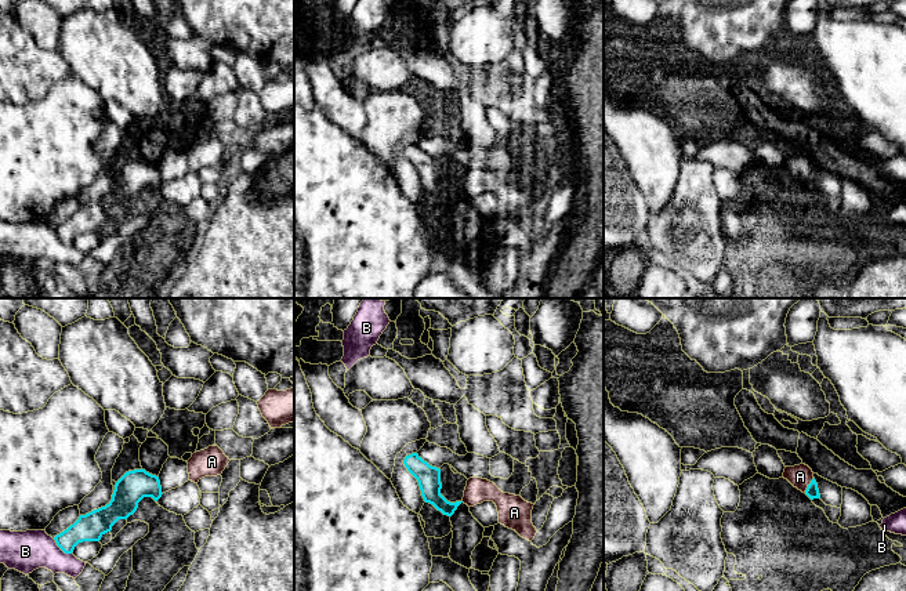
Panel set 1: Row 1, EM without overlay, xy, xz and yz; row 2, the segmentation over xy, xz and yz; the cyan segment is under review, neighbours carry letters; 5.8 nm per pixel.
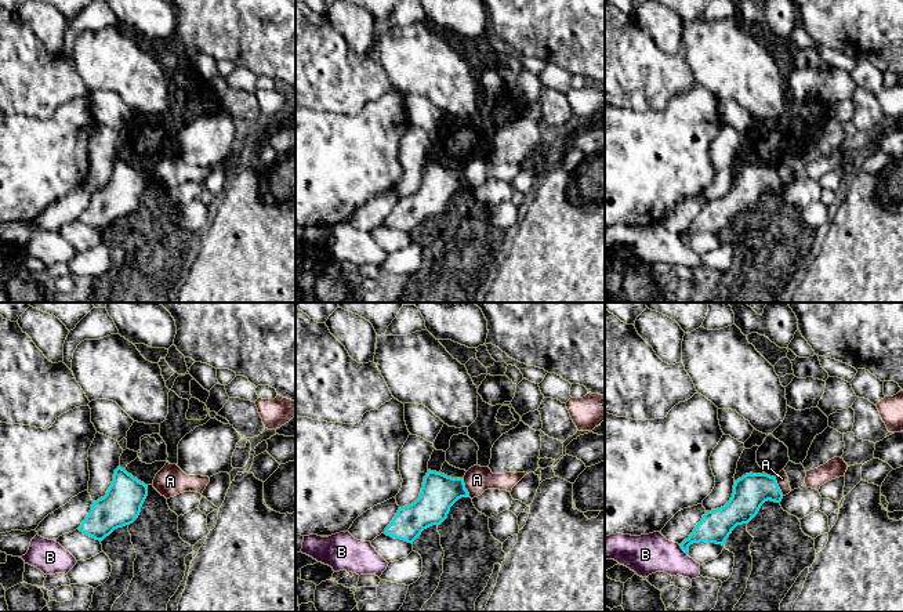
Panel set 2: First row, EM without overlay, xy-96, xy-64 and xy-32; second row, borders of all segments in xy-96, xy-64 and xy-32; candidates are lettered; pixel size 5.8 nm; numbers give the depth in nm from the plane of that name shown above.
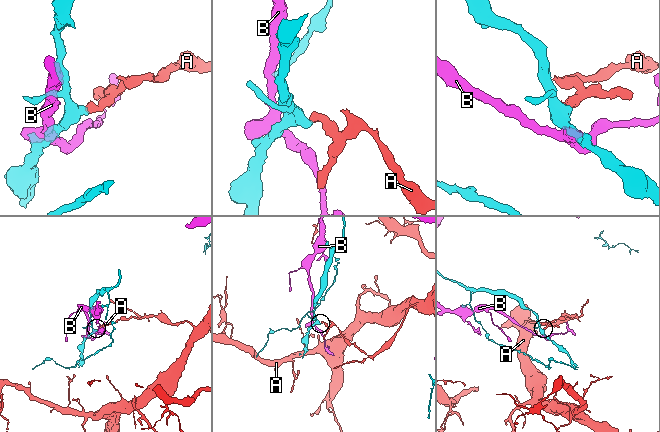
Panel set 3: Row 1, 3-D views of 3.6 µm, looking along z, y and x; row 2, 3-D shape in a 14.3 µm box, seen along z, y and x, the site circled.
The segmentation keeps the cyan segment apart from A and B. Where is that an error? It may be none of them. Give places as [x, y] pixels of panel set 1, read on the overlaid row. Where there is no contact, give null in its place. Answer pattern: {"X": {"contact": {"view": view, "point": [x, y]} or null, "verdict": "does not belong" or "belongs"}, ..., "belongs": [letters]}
{"A": {"contact": {"view": "yz", "point": [808, 485]}, "verdict": "does not belong"}, "B": {"contact": {"view": "xy", "point": [61, 548]}, "verdict": "does not belong"}, "belongs": []}

